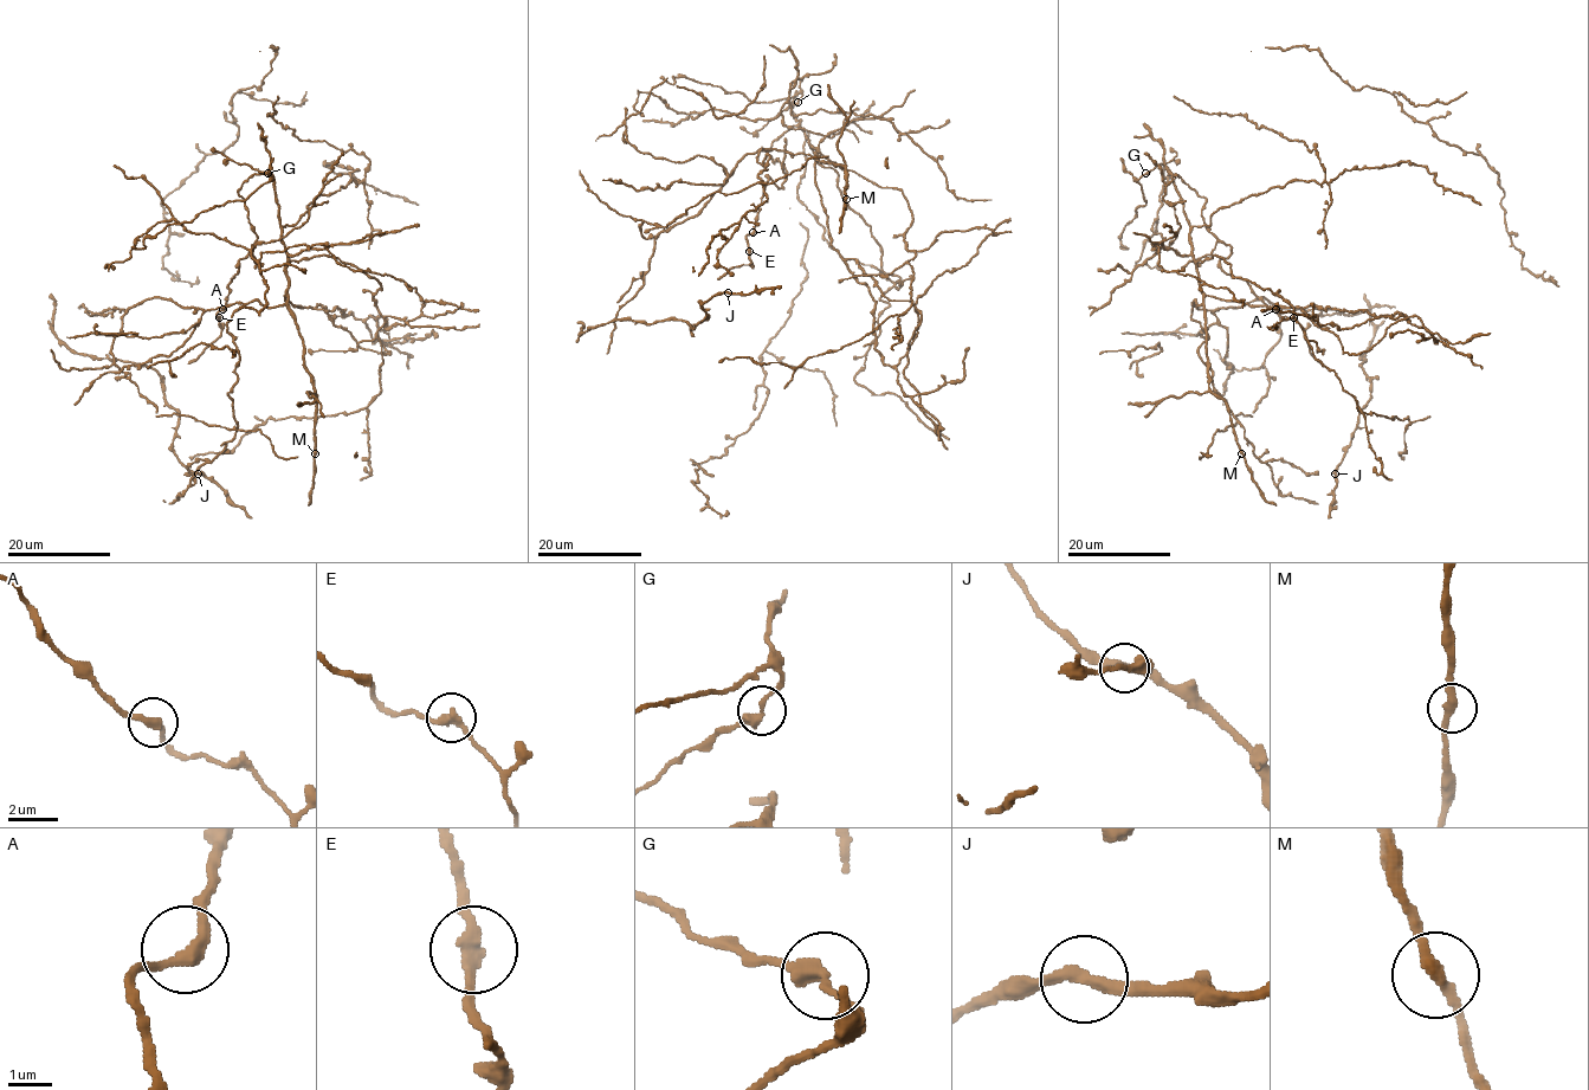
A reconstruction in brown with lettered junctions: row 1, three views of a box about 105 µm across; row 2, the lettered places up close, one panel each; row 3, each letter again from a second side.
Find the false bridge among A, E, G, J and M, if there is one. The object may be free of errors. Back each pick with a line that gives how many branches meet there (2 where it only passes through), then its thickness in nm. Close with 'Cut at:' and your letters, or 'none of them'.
Cut at: none of them

